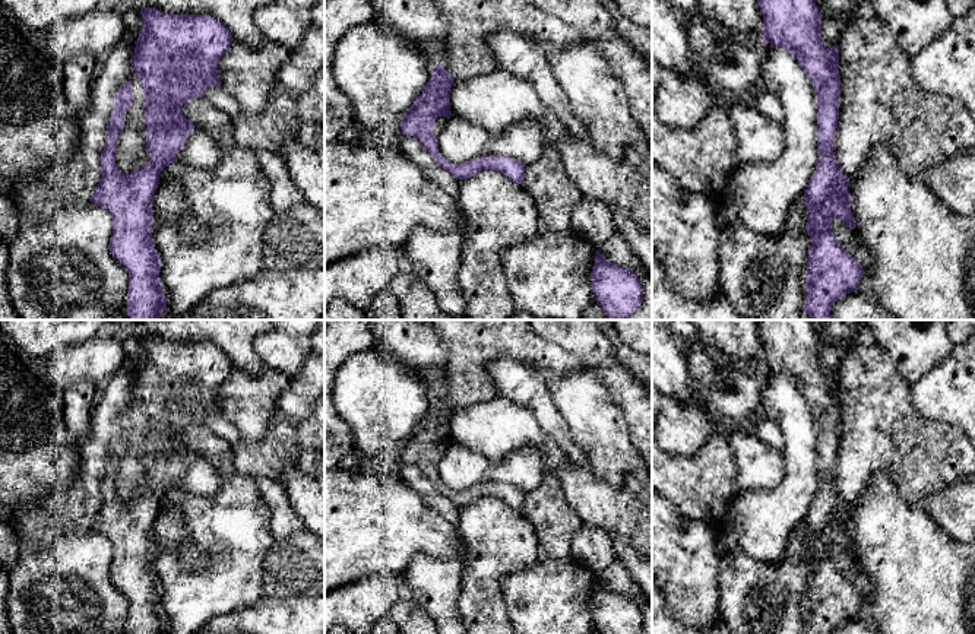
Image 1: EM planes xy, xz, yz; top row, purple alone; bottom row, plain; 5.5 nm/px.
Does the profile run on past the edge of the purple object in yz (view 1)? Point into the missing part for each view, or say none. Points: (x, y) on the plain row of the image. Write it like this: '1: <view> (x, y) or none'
1: none

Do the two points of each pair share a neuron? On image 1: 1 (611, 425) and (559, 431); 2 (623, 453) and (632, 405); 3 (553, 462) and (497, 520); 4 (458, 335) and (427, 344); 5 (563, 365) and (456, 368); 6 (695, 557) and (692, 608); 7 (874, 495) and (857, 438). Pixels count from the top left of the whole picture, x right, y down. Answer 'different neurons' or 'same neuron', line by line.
1: different neurons
2: different neurons
3: different neurons
4: different neurons
5: same neuron
6: same neuron
7: different neurons

